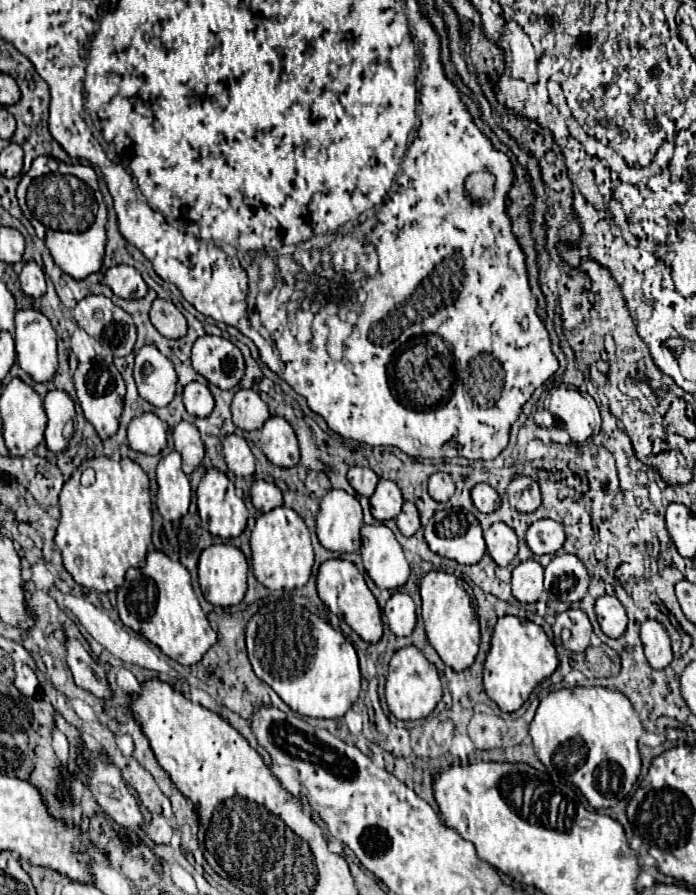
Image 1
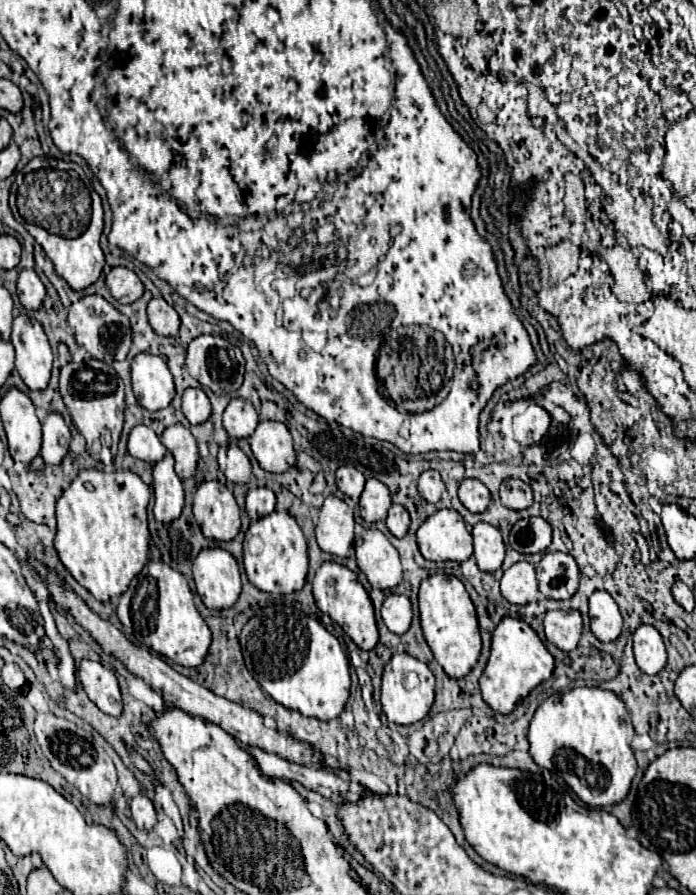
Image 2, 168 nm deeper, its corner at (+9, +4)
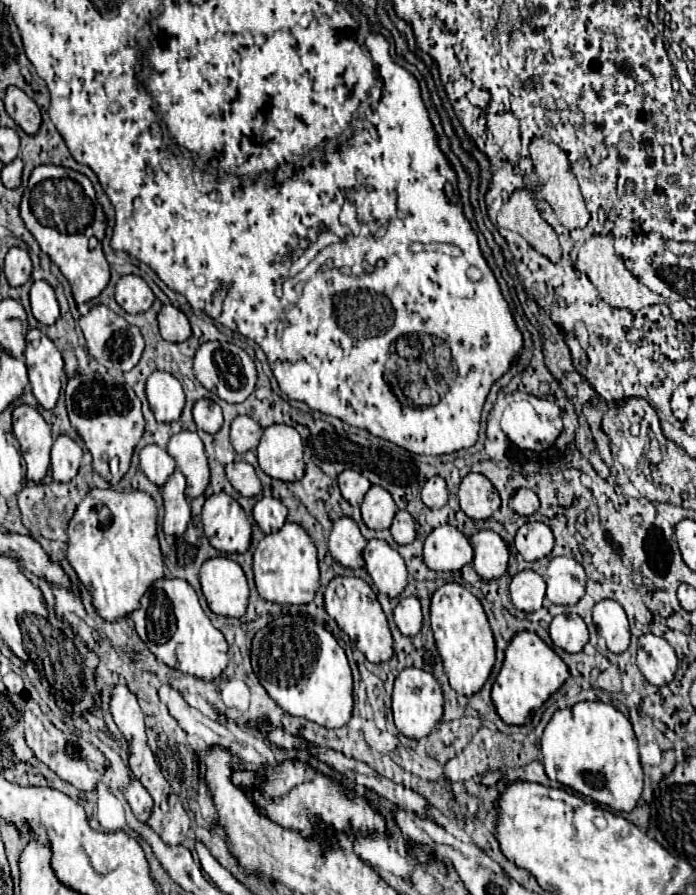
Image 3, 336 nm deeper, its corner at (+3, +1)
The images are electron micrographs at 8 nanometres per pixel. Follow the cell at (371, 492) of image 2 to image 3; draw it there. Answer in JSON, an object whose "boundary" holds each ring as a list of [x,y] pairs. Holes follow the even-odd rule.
{"boundary":[[[372,486],[364,496],[364,502],[360,504],[360,508],[362,508],[364,524],[372,530],[390,528],[390,522],[398,510],[390,492],[384,490],[382,486]]]}

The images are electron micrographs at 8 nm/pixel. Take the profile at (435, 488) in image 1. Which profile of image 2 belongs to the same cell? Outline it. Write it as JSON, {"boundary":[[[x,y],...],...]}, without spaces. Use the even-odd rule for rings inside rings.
{"boundary":[[[424,471],[418,481],[418,493],[428,501],[428,503],[438,503],[442,499],[442,493],[446,491],[440,473],[438,471]]]}

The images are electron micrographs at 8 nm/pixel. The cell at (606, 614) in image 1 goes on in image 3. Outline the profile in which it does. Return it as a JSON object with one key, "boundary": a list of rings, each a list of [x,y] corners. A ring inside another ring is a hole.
{"boundary":[[[600,600],[594,606],[598,636],[606,640],[610,652],[624,652],[630,646],[630,626],[624,608],[616,600]]]}

